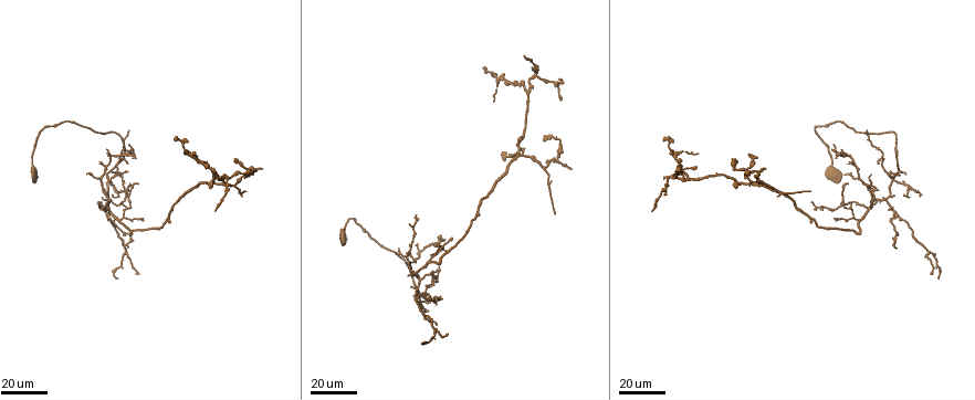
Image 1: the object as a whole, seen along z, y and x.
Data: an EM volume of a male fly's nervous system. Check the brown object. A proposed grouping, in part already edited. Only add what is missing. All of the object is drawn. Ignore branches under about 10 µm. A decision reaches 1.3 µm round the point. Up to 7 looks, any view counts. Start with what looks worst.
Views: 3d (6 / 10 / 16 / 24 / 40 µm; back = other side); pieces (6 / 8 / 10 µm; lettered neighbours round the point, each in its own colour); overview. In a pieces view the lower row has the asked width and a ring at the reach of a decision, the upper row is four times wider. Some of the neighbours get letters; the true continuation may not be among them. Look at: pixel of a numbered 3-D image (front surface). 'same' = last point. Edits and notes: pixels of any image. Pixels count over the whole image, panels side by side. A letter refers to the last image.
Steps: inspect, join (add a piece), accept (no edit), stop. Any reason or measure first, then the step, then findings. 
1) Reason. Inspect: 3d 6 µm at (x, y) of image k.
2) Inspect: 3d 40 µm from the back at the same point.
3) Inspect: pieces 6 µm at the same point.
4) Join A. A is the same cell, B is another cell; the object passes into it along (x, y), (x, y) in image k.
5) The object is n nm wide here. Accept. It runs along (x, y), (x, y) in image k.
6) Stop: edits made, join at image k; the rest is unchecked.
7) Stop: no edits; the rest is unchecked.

Branch stops here. Inspect: 3d 40 µm at (262, 169) of image 1.

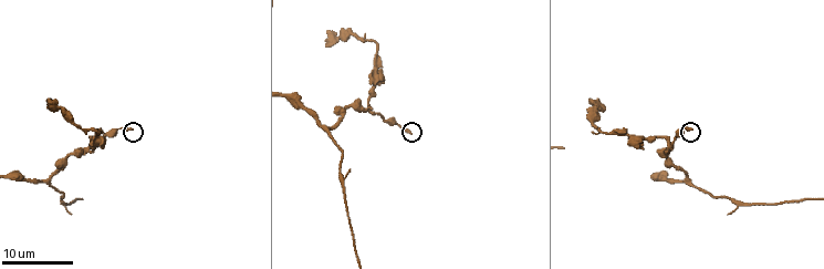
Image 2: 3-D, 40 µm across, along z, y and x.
What lies round it. Inspect: pieces 10 µm at (131, 127) of image 2.

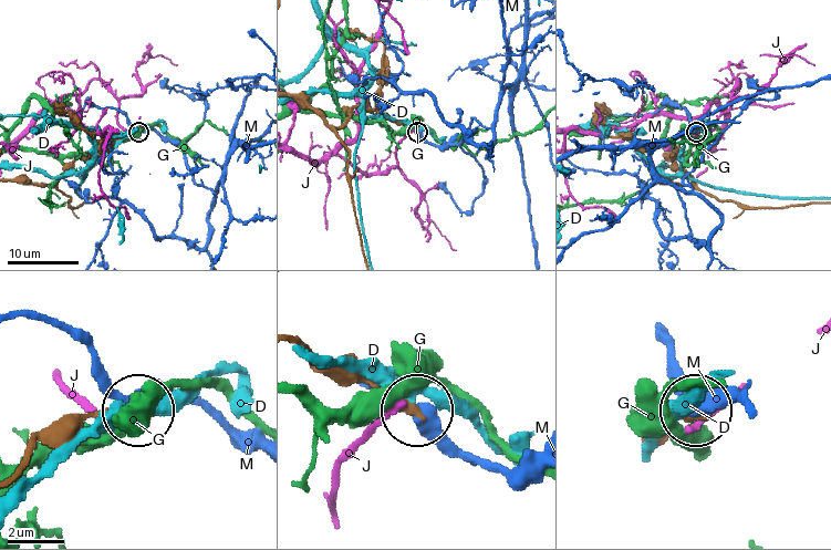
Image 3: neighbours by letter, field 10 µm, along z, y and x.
The object is 270 nm wide here. Accept. D, G, J and M are other cells; no lettered piece goes on from it.

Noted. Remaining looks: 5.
Long arm stops here. Inspect: 3d 24 µm at (810, 190) of image 1.

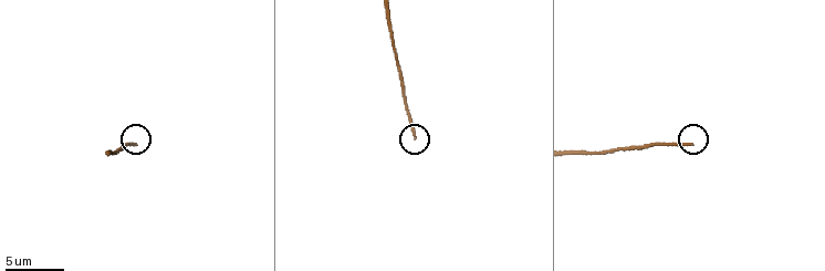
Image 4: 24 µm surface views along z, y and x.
See the neighbours. Inspect: pieces 10 µm at (692, 144) of image 4.

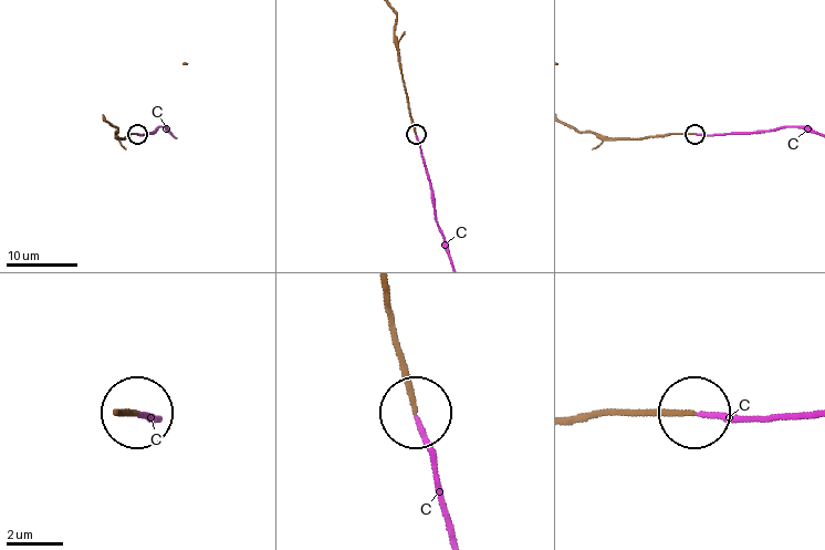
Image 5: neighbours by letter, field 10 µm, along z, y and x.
Join C. C is the same cell; it goes on there.

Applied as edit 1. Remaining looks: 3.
Free end. Inspect: 3d 40 µm at (932, 272) of image 1.

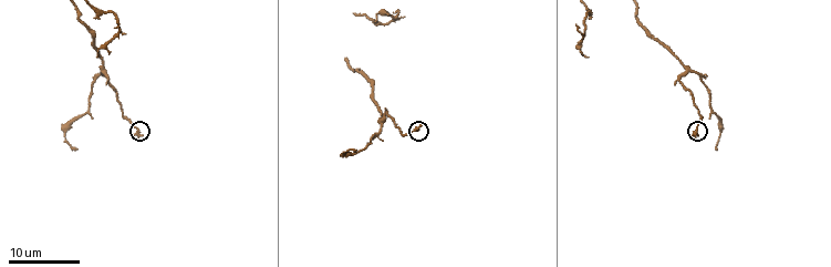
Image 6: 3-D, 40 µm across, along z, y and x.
Inspect: pieces 8 µm at (419, 125) of image 6.

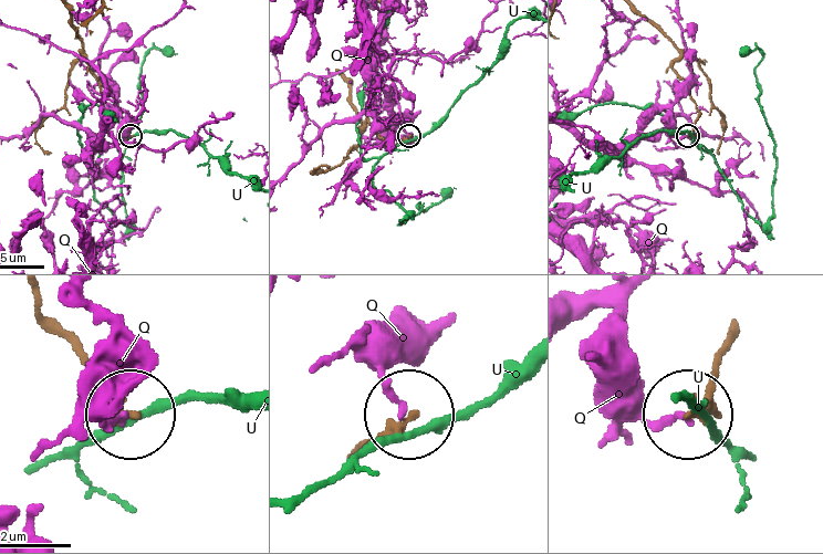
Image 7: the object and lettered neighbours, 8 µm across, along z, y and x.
Accept. Q and U are other cells; it runs along (730, 343), (689, 415) in image 7; none of them fits.

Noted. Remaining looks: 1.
Stop: edits made, join at image 5; the rest is unchecked.

